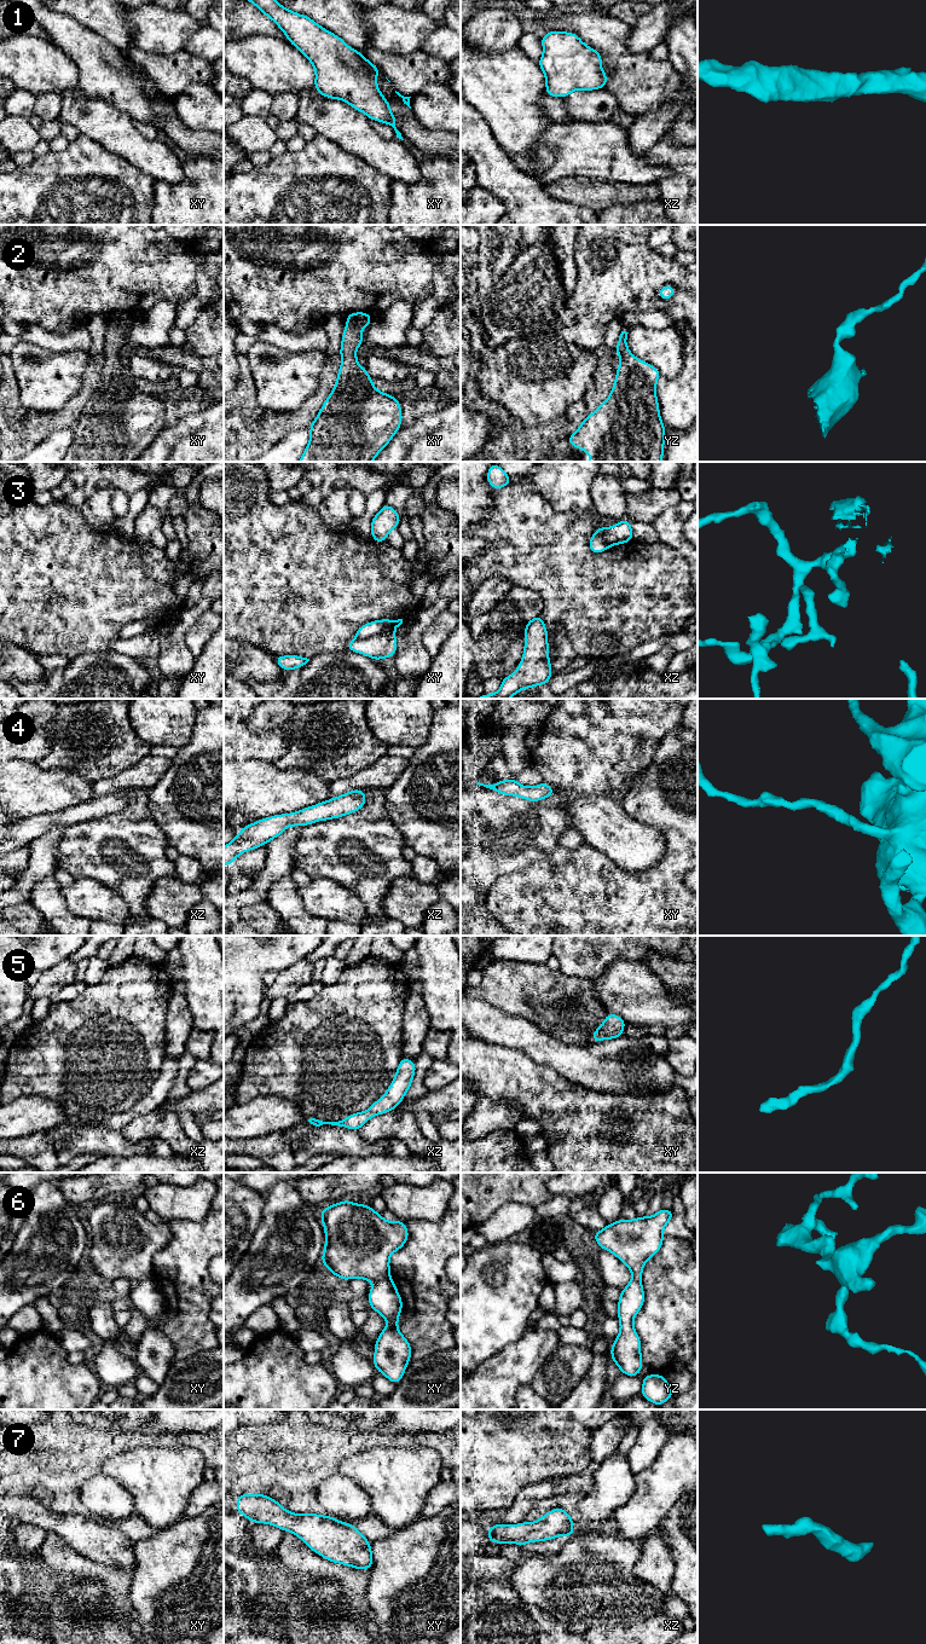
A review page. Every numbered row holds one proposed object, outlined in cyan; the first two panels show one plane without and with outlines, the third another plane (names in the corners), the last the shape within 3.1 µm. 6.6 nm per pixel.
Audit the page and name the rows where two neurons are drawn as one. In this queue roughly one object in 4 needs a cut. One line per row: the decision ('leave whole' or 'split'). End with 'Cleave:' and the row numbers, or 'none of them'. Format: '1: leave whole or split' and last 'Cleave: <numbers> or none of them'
1: leave whole
2: leave whole
3: split
4: leave whole
5: leave whole
6: leave whole
7: leave whole
Cleave: 3

